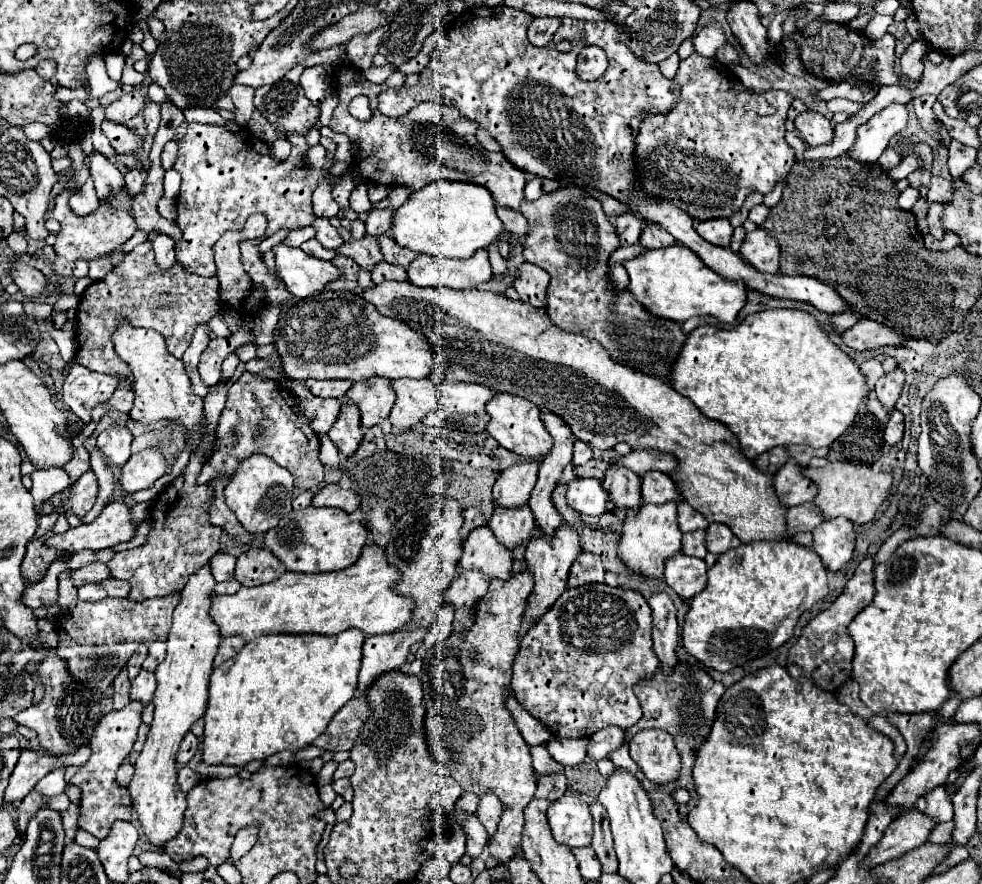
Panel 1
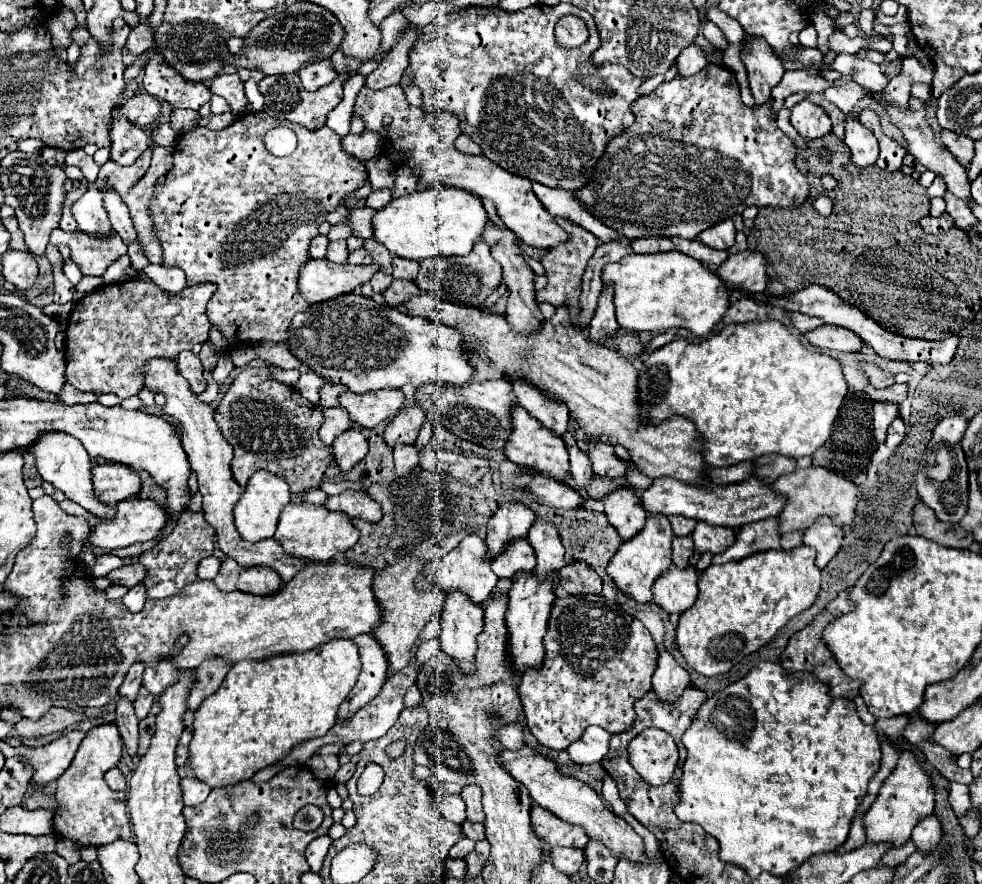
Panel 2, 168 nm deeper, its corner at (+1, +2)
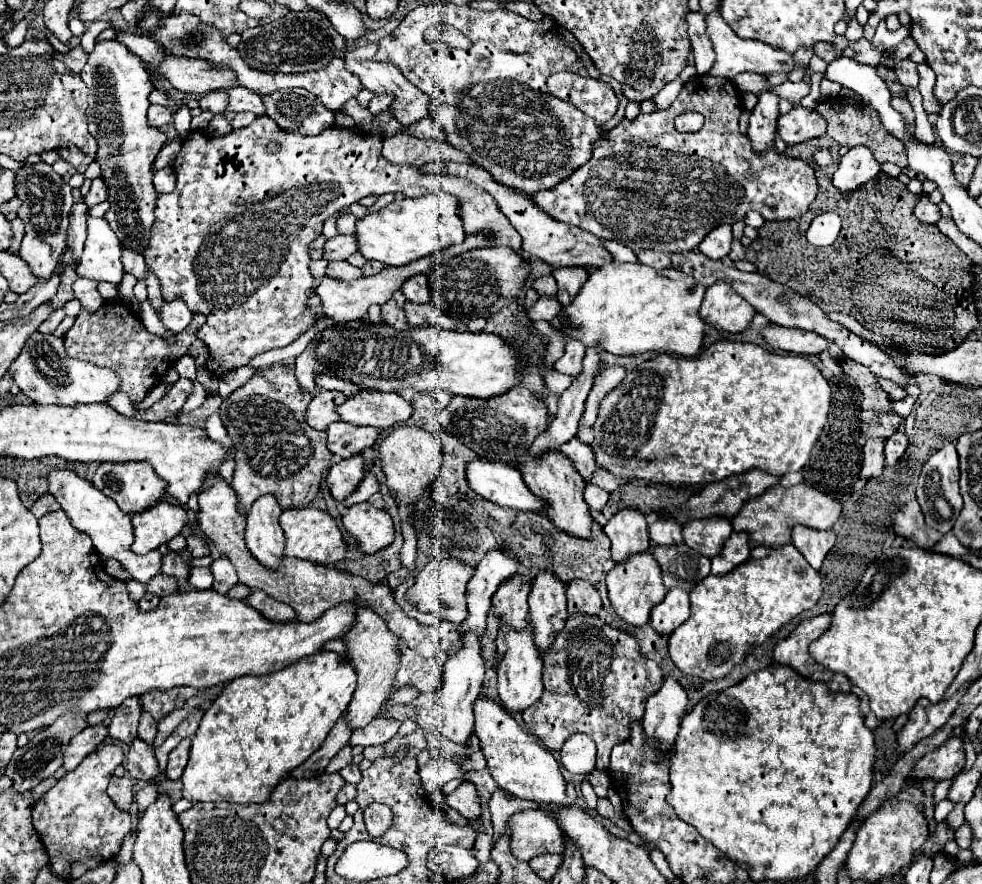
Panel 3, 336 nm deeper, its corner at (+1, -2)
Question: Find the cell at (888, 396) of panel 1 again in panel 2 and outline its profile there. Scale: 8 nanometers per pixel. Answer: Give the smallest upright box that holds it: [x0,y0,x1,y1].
[873,404,897,444]

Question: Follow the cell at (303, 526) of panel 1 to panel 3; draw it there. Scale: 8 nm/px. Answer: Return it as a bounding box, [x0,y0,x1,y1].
[279,506,347,564]

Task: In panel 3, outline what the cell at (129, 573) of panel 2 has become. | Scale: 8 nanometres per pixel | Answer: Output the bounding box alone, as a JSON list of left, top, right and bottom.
[145,574,179,596]

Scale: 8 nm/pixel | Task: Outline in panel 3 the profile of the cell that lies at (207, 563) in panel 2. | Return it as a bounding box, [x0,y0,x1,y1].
[189,568,213,590]

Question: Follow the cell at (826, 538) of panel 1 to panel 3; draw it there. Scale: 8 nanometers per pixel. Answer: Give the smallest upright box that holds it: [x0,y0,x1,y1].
[793,524,835,570]

